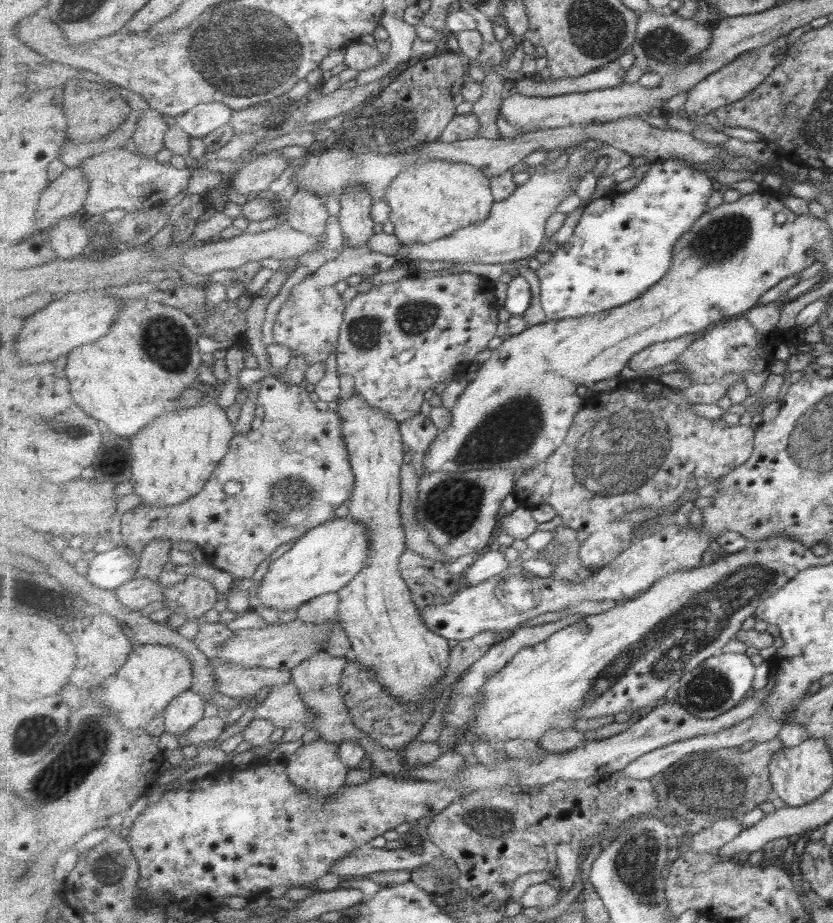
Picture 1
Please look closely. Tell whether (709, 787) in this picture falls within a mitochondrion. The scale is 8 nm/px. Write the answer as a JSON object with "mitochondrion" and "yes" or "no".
{"mitochondrion":"yes"}

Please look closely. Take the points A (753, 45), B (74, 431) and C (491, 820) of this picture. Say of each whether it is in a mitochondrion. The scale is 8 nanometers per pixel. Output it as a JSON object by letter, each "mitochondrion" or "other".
{"A":"other","B":"mitochondrion","C":"mitochondrion"}

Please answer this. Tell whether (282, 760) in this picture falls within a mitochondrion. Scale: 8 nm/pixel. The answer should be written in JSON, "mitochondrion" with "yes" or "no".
{"mitochondrion":"no"}

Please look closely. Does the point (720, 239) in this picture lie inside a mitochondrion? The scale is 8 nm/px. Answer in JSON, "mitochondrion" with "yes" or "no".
{"mitochondrion":"yes"}

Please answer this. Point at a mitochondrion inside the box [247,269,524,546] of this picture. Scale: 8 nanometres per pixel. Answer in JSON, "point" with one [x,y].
{"point":[285,502]}

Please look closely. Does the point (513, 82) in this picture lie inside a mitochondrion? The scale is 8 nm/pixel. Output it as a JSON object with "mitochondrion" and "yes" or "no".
{"mitochondrion":"no"}

